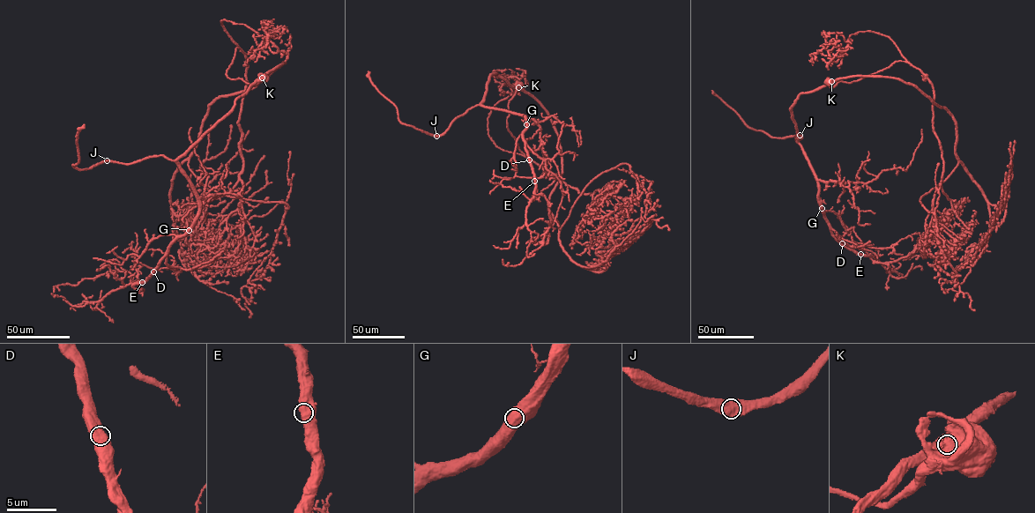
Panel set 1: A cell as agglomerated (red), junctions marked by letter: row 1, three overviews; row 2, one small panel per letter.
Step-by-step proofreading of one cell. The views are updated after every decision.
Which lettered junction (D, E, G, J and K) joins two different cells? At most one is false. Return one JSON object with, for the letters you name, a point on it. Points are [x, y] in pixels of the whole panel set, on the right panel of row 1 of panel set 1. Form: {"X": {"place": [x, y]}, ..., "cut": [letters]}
{"K": {"place": [831, 81]}, "cut": ["K"]}

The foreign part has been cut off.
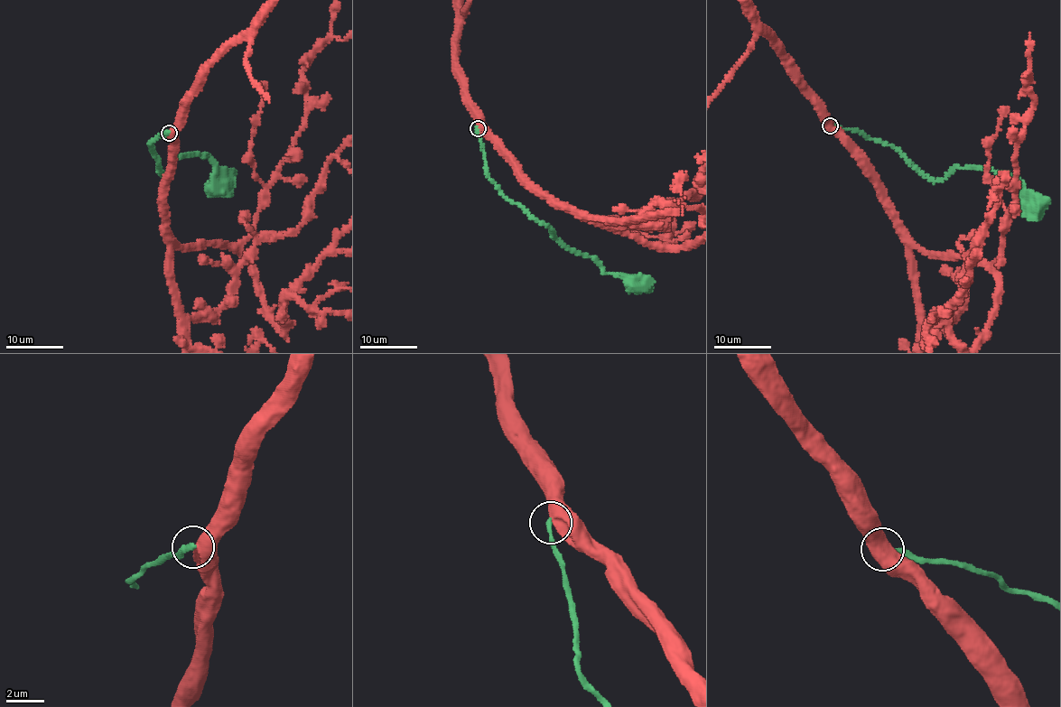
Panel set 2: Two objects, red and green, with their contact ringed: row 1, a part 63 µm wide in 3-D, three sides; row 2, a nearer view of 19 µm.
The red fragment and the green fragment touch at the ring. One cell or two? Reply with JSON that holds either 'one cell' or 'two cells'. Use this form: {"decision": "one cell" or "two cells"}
{"decision": "two cells"}

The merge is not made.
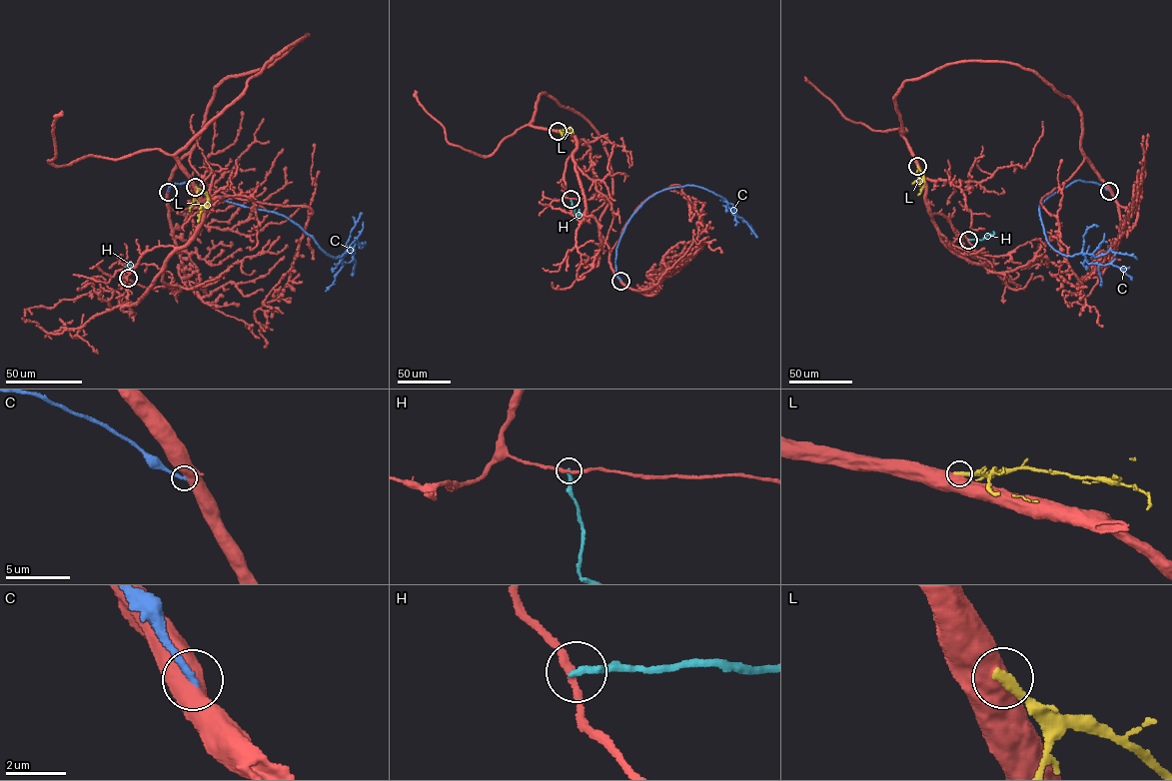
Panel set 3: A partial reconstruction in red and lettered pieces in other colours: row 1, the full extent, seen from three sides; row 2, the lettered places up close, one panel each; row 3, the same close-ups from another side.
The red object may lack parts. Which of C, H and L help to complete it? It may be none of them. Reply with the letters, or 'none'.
none

